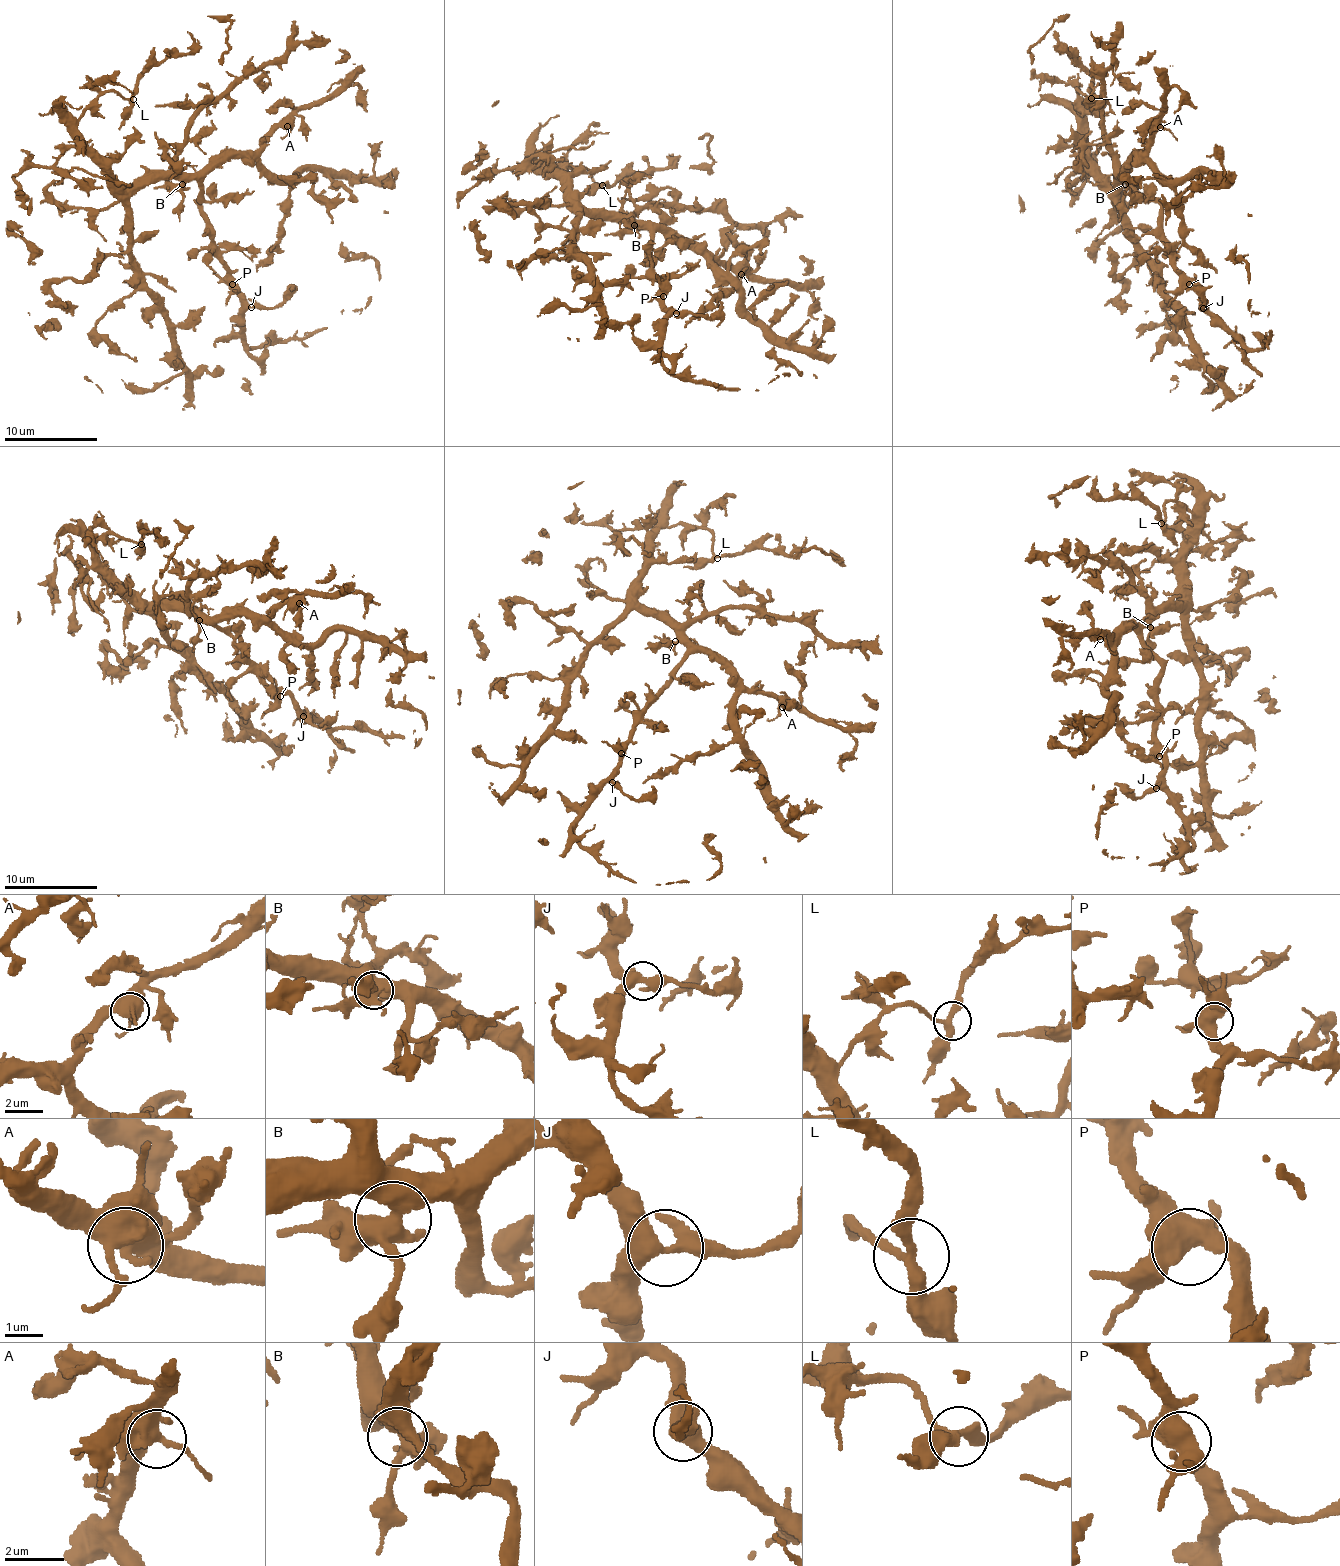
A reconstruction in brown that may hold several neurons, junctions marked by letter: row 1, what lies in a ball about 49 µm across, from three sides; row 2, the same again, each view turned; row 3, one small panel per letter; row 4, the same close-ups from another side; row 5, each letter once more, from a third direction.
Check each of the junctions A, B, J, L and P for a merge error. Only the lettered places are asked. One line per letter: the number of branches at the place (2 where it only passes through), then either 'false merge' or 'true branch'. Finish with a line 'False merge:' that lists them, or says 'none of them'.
A: 4 branches meet; true branch
B: 4 branches meet; true branch
J: 4 branches meet; true branch
L: 3 branches meet; true branch
P: 4 branches meet; true branch
False merge: none of them

